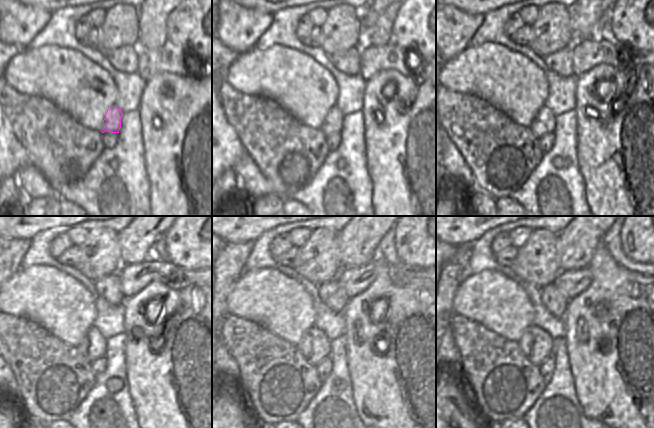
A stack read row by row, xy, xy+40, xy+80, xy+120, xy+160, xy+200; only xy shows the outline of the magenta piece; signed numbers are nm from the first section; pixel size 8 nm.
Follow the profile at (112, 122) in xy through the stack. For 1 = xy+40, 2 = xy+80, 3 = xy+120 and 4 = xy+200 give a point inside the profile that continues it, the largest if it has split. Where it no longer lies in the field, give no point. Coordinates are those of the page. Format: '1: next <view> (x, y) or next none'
1: next xy+40 (333, 123)
2: next xy+80 (544, 122)
3: next xy+120 (93, 346)
4: next xy+200 (535, 343)

